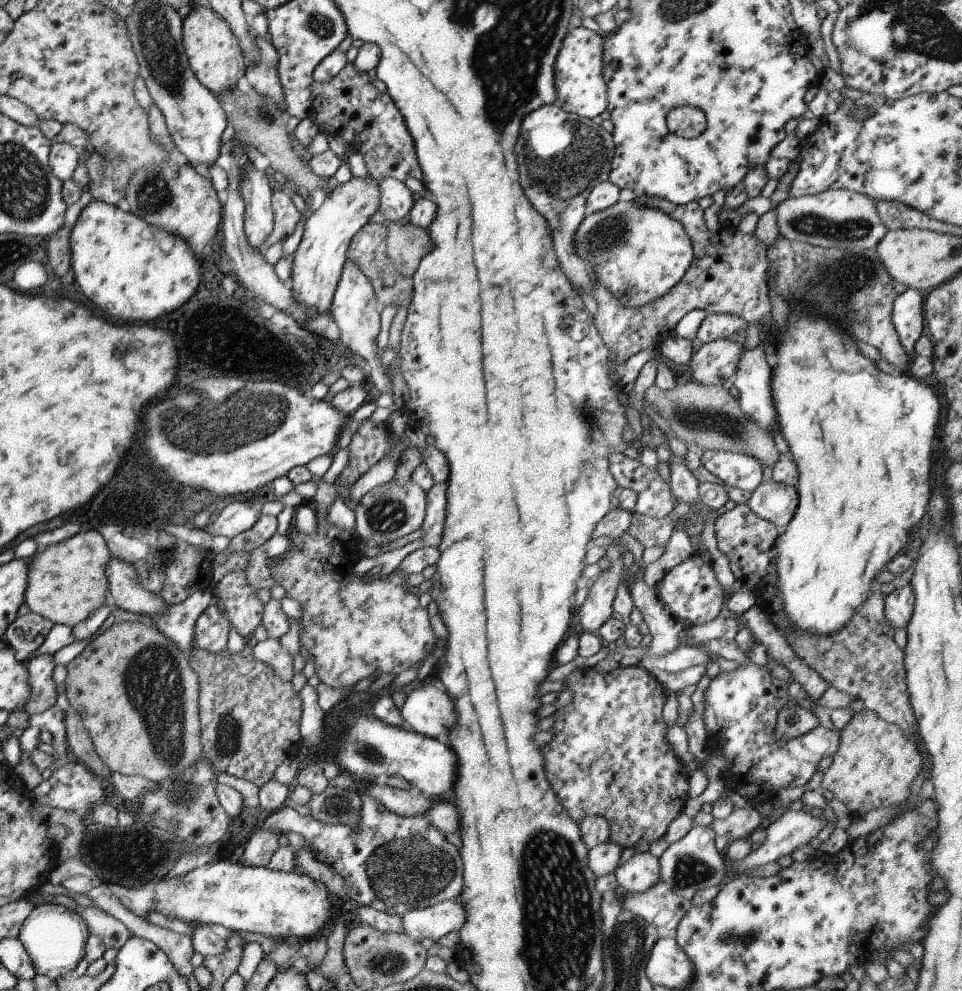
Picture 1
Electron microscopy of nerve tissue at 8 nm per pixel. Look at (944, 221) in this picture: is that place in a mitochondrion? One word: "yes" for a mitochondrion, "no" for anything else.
no

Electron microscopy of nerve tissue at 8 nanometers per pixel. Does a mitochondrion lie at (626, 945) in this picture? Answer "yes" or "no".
yes

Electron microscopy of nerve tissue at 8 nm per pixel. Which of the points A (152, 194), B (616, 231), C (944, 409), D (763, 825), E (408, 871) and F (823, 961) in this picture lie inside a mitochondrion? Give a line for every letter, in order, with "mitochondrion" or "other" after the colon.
A: mitochondrion
B: mitochondrion
C: other
D: other
E: mitochondrion
F: other

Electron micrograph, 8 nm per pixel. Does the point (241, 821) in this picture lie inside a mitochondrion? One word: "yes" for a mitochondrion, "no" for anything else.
no

